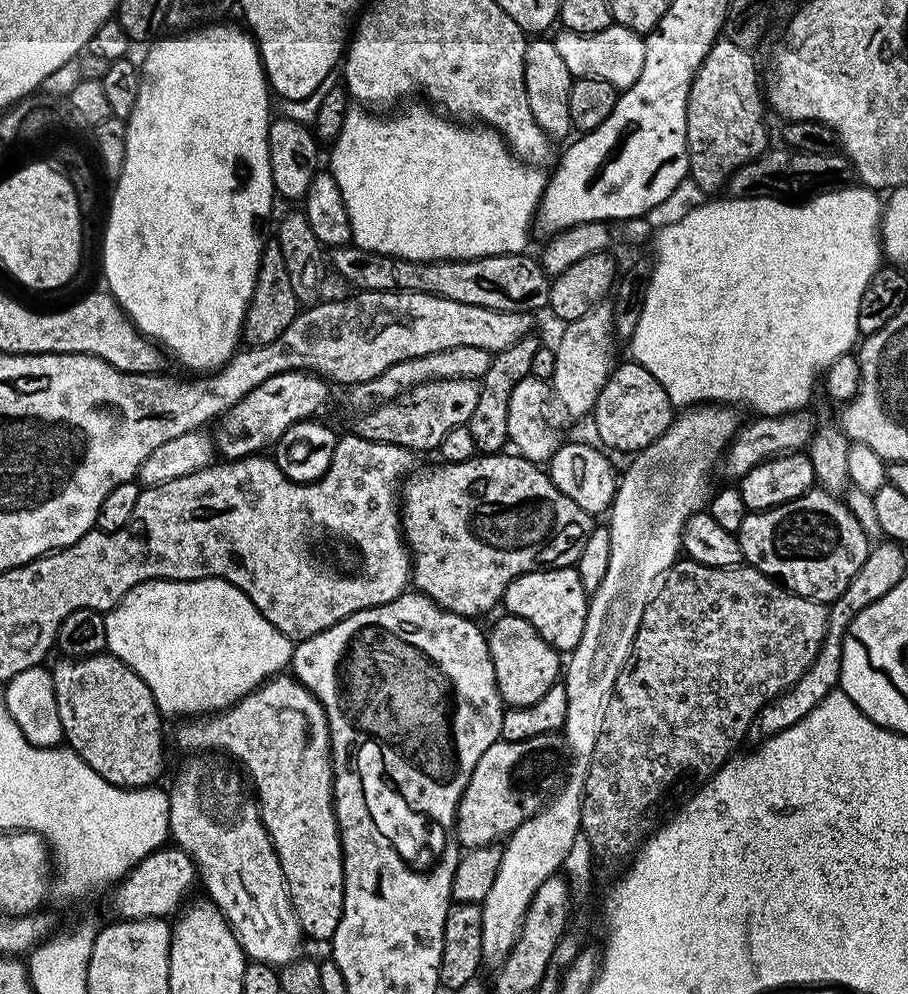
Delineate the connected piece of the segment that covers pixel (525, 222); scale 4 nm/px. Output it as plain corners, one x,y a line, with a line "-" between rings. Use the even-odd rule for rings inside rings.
416,104
413,108
398,113
397,116
388,116
392,114
377,114
363,106
349,107
346,122
342,122
342,130
331,145
330,171
334,182
338,182
338,190
342,190
342,202
346,202
346,214
350,214
351,243
362,250
377,252
378,255
417,261
472,260
490,255
523,253
528,248
526,247
528,231
534,228
534,217
540,207
540,200
544,197
545,173
540,173
543,171
539,167
516,159
499,132
494,132
487,126
469,126
452,118
445,118
439,111
428,108

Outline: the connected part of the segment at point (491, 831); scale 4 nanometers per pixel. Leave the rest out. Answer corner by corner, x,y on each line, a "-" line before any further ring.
555,732
538,734
522,742
499,739
492,744
478,758
478,766
474,766
474,774
470,774
470,782
466,782
466,790
456,807
454,839
457,845
464,850
481,848
511,836
513,830
540,811
557,791
565,752
563,735

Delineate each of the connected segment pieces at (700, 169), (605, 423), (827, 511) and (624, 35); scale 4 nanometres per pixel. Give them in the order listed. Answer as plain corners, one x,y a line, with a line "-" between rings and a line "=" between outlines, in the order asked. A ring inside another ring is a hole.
721,38
714,42
714,46
710,46
710,54
706,54
706,58
702,62
702,66
694,74
694,82
690,86
690,98
686,102
686,142
688,143
688,171
690,173
691,183
696,183
704,192
712,192
708,194
716,194
716,192
727,185
729,178
743,166
749,164
752,160
757,160
761,152
768,151
770,141
768,141
768,128
764,125
764,108
766,112
766,100
762,95
762,84
760,88
760,76
756,73
756,60
749,49
738,46
735,42
=
620,362
615,365
608,381
602,386
601,393
598,394
597,402
590,413
590,420
596,427
597,438
601,441
596,440
605,449
613,448
616,452
635,454
662,438
662,434
666,434
674,419
674,406
666,390
662,390
658,378
654,378
650,370
635,362
627,363
=
819,486
794,498
794,502
786,502
764,512
747,512
742,518
742,526
736,532
736,540
747,567
758,569
762,574
783,584
789,592
827,605
839,598
842,590
850,586
850,578
854,578
854,574
862,570
862,562
866,562
870,547
869,536
862,530
858,518
848,509
843,499
839,495
825,492
=
617,24
599,31
596,35
580,35
567,30
560,32
557,37
555,36
554,43
573,77
603,77
618,90
626,89
638,80
642,66
645,65
645,44
639,33

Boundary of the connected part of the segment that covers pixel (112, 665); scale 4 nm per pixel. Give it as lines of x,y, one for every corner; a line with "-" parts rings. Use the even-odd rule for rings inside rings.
111,654
60,658
56,665
51,665
50,671
54,682
54,698
58,698
58,718
62,718
67,747
73,748
95,770
97,776
116,788
155,785
164,768
164,720
146,682
138,678
130,666

